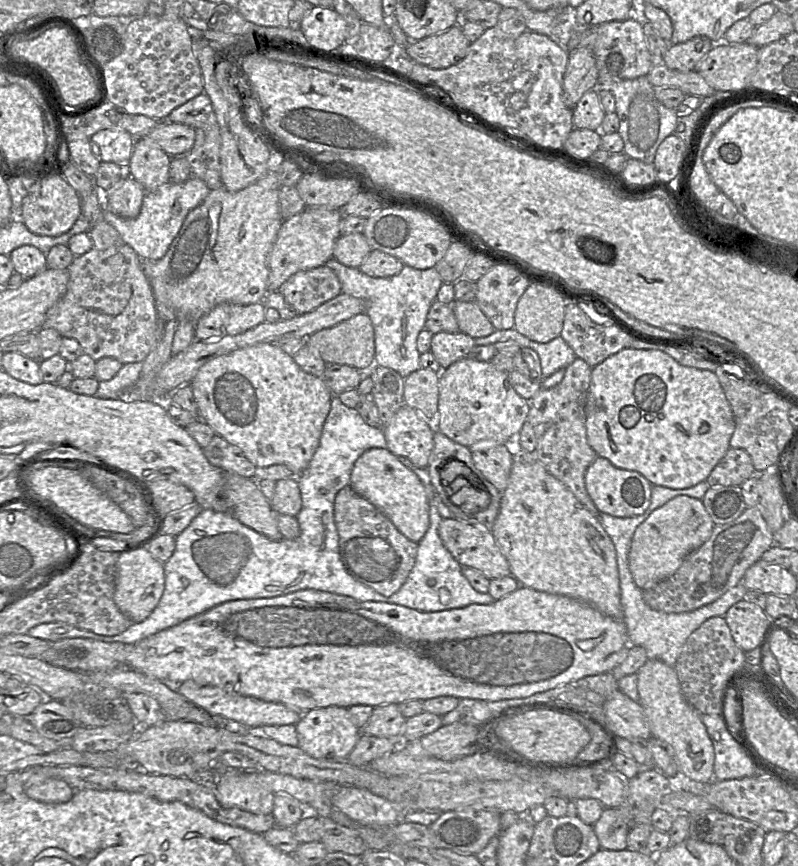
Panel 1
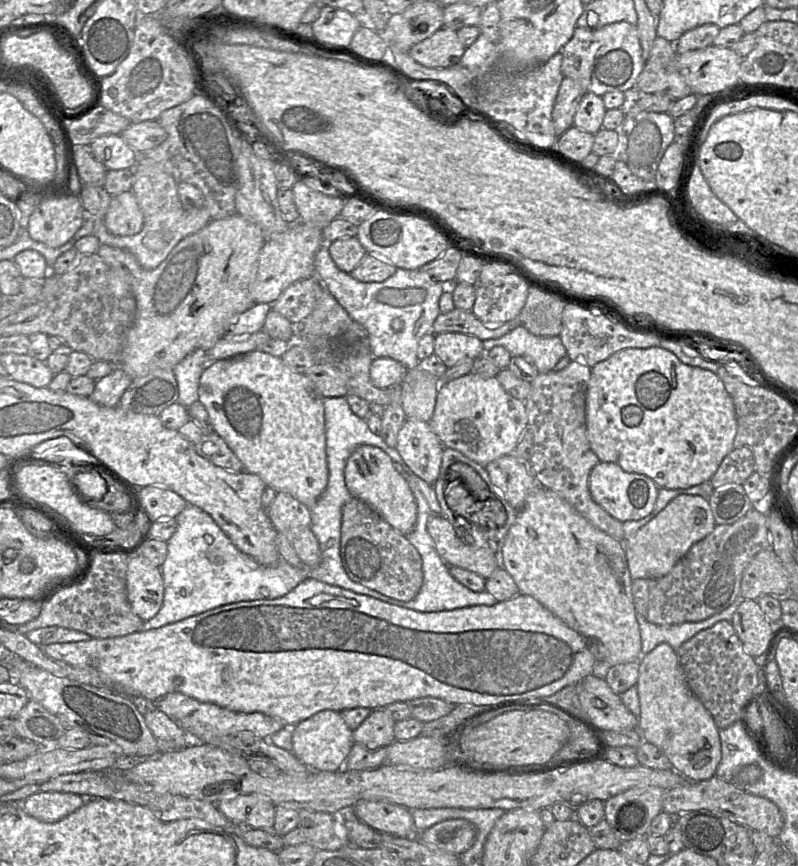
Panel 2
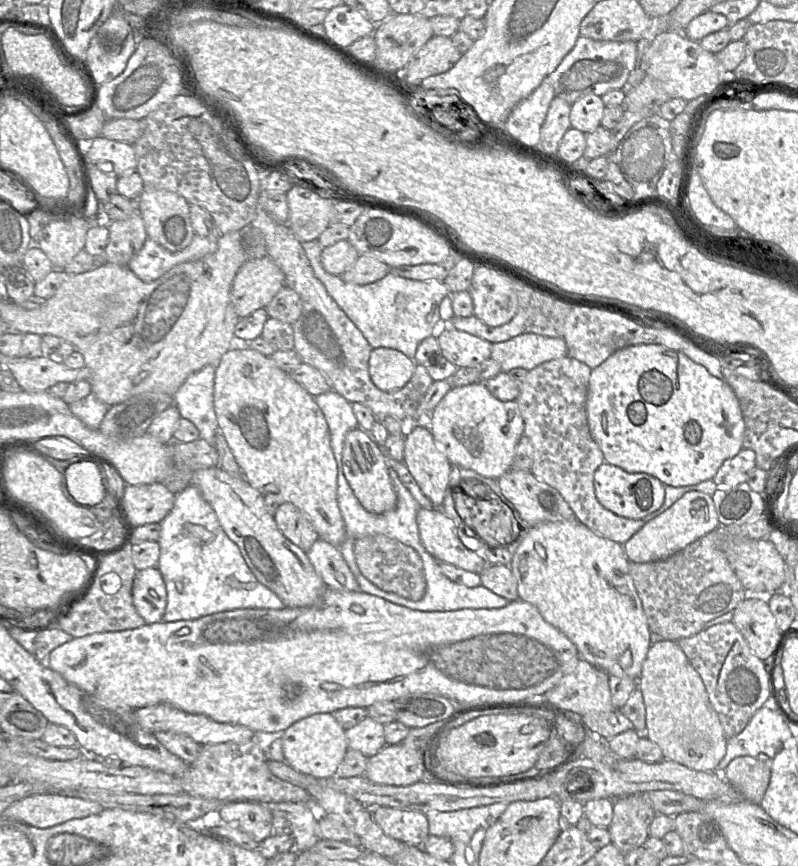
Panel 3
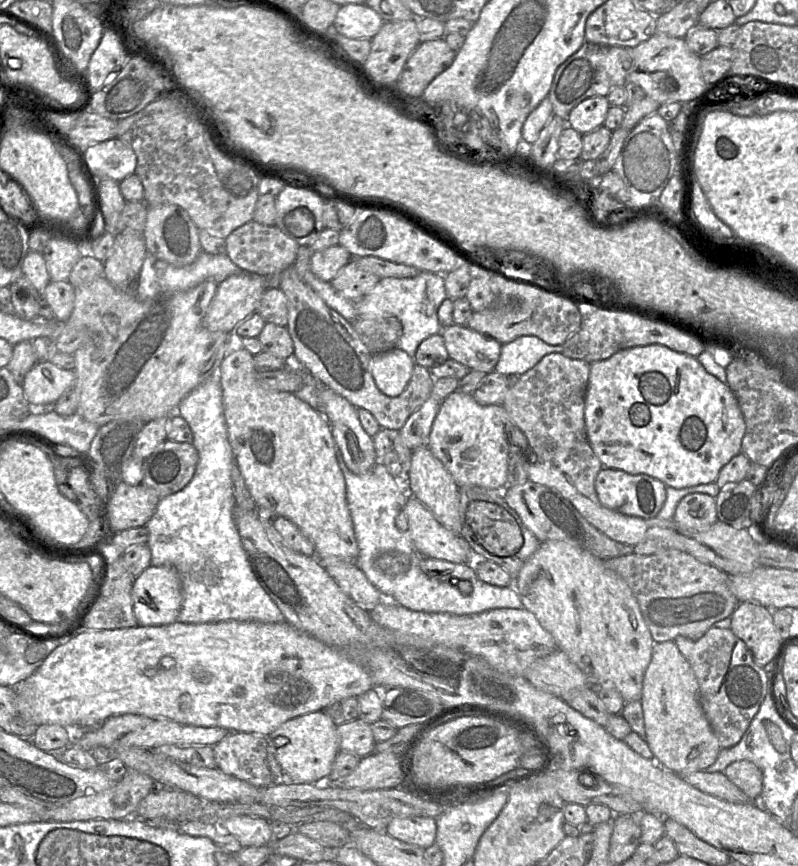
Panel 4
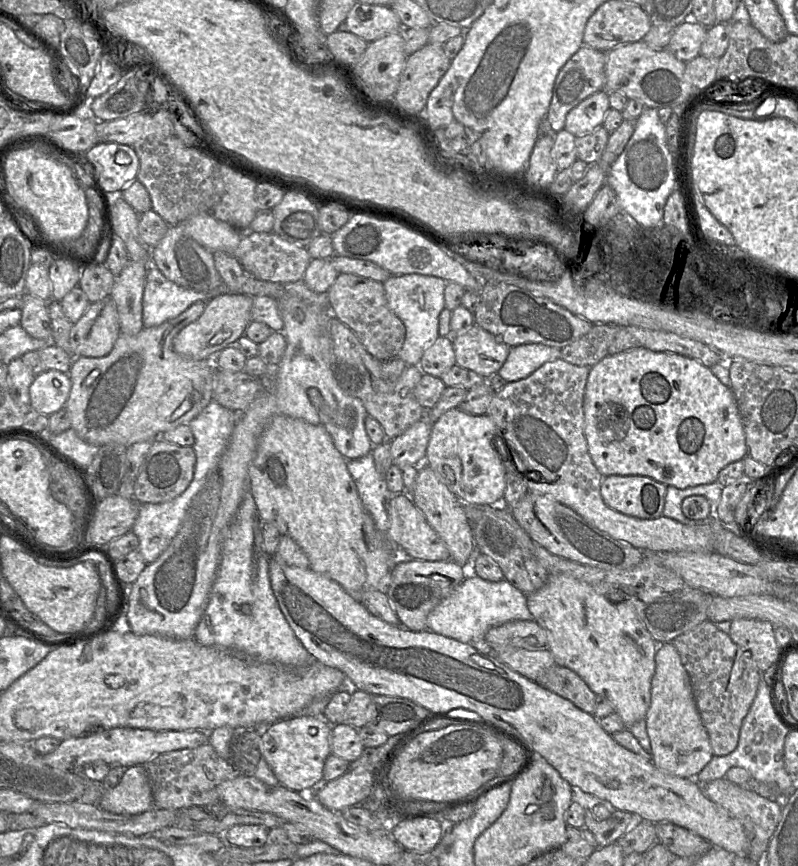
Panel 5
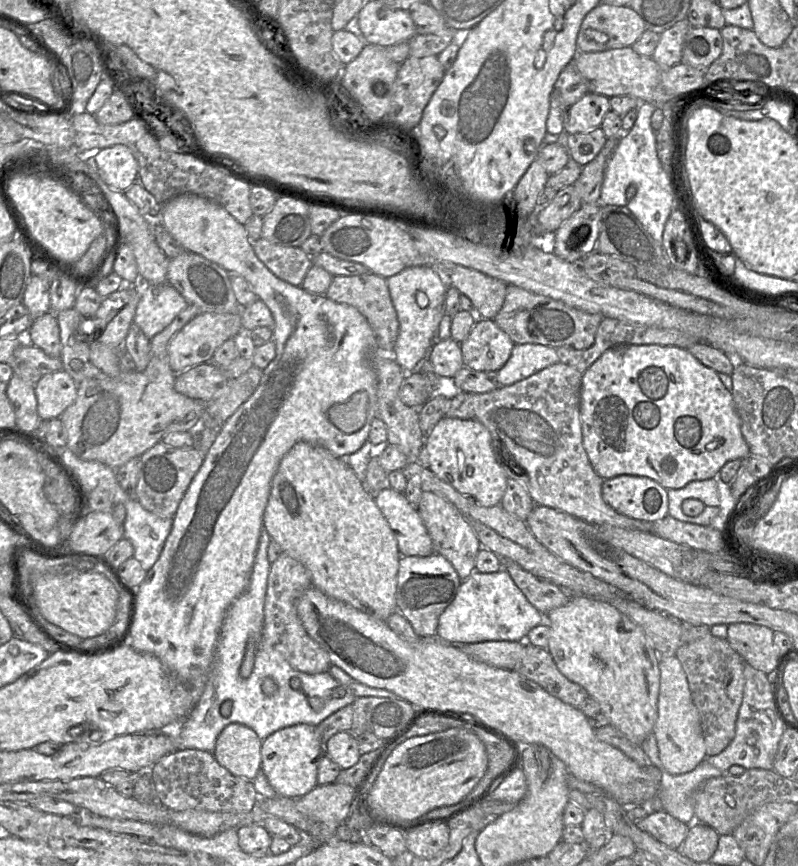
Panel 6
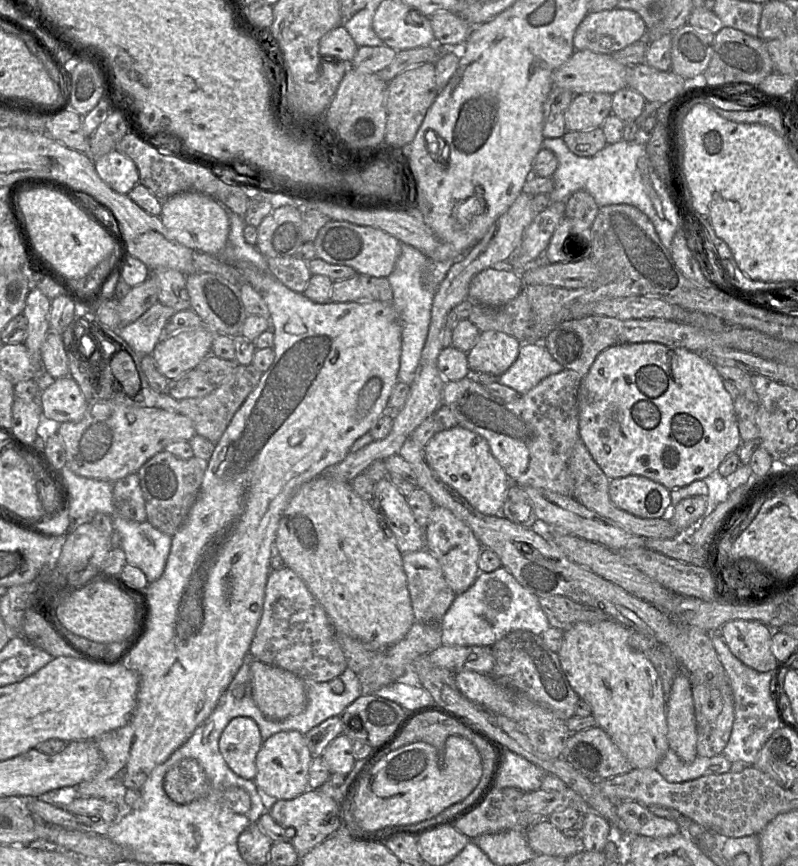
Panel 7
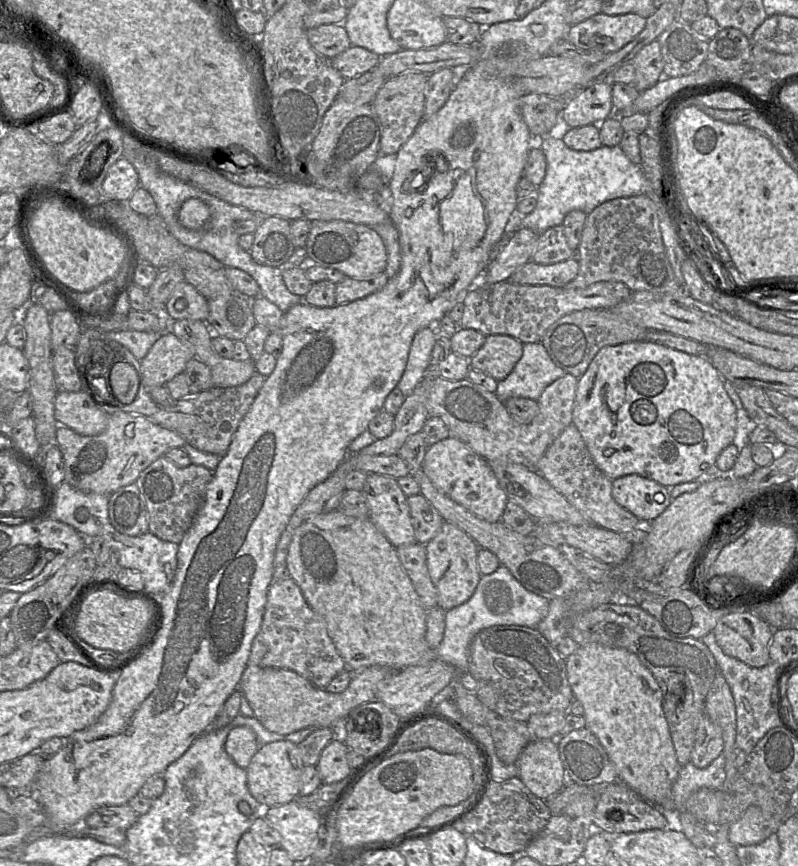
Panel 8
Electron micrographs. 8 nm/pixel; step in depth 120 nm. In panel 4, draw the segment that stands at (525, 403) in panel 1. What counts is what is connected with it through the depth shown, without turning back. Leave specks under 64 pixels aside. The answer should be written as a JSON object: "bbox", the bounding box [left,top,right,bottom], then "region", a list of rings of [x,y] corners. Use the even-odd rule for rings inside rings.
{"bbox":[427,392,511,492],"region":[[[453,392],[444,399],[429,434],[427,446],[452,475],[459,488],[482,487],[503,492],[507,482],[511,421],[502,405],[482,406],[471,394]]]}

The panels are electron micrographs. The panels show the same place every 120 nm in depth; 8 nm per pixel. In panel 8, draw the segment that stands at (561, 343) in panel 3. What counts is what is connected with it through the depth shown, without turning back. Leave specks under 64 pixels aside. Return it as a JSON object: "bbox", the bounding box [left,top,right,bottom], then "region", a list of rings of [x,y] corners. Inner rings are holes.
{"bbox":[495,342,565,403],"region":[[[540,342],[526,343],[511,373],[497,383],[495,395],[502,403],[514,397],[537,402],[545,388],[565,373],[552,362]]]}

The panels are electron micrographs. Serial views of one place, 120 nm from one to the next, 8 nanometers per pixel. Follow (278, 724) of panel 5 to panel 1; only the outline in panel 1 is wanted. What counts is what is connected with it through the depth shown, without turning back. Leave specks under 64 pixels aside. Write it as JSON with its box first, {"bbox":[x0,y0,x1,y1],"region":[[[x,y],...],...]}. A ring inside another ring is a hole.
{"bbox":[295,706,362,761],"region":[[[329,706],[304,713],[295,724],[298,747],[313,758],[328,761],[345,761],[360,739],[362,729],[349,716],[347,708]]]}

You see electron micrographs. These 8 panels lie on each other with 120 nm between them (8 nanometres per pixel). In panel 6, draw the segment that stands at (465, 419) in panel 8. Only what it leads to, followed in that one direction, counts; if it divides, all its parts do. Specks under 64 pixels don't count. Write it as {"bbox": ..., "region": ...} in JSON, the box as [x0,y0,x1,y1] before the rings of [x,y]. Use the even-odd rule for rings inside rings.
{"bbox":[473,362,652,531],"region":[[[558,362],[510,386],[497,387],[487,393],[473,394],[474,419],[483,424],[491,434],[492,446],[497,457],[508,467],[503,465],[506,477],[522,483],[536,505],[562,511],[599,527],[614,526],[650,531],[652,522],[620,514],[602,497],[604,479],[594,471],[582,444],[580,419],[582,375],[575,368]],[[503,457],[509,457],[513,465],[505,463]]]}

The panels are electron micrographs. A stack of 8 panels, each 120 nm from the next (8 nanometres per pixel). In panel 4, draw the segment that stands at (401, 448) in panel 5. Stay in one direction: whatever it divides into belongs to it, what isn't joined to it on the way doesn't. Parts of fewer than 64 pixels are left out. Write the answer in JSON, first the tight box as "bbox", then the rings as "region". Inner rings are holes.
{"bbox":[399,397,441,451],"region":[[[429,397],[399,430],[401,440],[412,451],[427,445],[441,402],[434,397]]]}

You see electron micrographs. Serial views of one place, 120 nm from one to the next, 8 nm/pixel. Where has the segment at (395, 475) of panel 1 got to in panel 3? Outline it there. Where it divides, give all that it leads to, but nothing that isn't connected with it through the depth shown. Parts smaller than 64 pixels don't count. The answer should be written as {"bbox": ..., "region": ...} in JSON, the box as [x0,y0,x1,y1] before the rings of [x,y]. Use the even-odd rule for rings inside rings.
{"bbox":[342,427,397,514],"region":[[[358,427],[347,433],[342,463],[345,478],[364,509],[371,513],[382,514],[395,508],[397,494],[389,475],[390,467],[382,447],[373,440],[369,432]]]}

